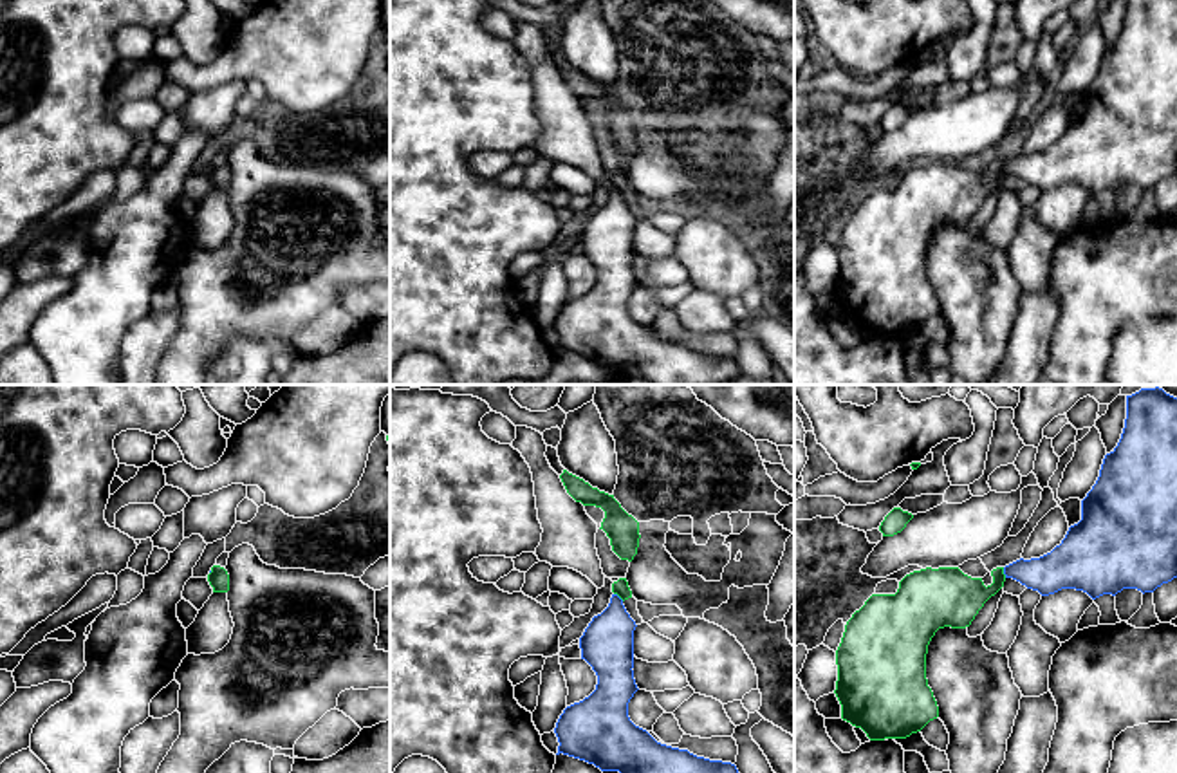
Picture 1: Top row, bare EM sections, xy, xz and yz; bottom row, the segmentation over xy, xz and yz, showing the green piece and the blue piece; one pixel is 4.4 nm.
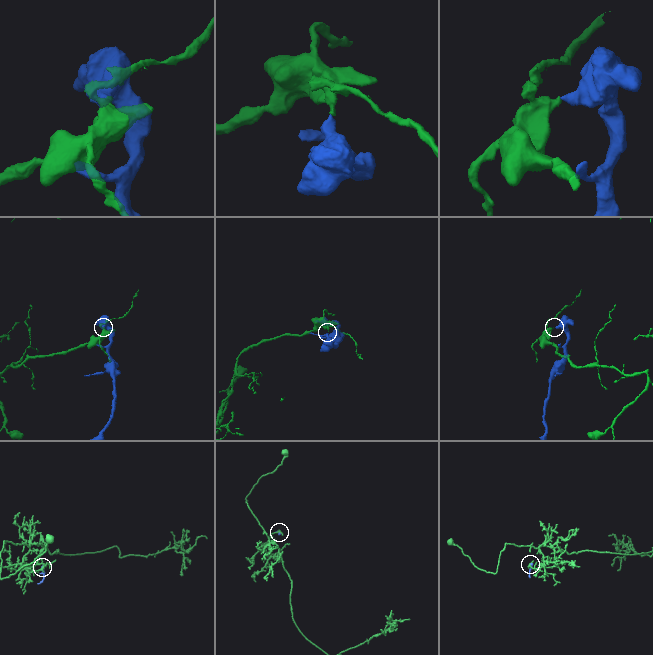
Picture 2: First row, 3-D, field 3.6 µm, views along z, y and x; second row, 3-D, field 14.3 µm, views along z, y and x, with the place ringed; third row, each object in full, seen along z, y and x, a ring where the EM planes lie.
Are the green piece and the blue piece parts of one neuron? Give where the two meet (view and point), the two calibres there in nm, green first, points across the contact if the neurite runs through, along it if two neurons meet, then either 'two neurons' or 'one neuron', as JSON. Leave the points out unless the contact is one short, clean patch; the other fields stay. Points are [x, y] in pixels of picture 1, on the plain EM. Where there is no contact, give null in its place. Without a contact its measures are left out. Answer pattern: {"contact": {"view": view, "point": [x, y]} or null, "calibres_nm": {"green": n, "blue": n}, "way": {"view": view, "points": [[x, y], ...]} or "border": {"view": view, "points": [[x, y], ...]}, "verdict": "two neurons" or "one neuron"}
{"contact": {"view": "yz", "point": [1002, 168]}, "calibres_nm": {"green": 240, "blue": 180}, "border": {"view": "yz", "points": [[1002, 163], [1006, 172]]}, "verdict": "two neurons"}

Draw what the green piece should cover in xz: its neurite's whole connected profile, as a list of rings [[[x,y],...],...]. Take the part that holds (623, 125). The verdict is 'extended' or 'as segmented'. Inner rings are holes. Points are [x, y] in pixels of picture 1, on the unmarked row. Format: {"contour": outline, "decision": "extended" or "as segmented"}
{"contour": [[[563,65],[560,70],[567,88],[583,101],[596,101],[605,107],[601,123],[610,134],[612,146],[621,154],[632,157],[639,143],[639,117],[628,110],[621,99],[605,87],[592,83],[583,74]]], "decision": "as segmented"}

